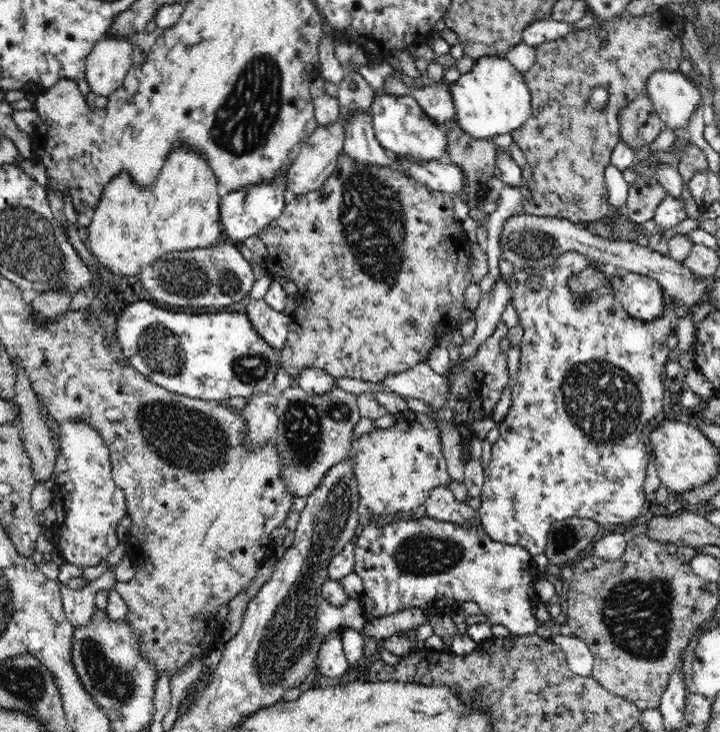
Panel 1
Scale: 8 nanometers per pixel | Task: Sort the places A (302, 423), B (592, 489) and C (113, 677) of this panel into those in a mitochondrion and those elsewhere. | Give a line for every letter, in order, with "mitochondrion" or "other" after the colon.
A: mitochondrion
B: other
C: mitochondrion

